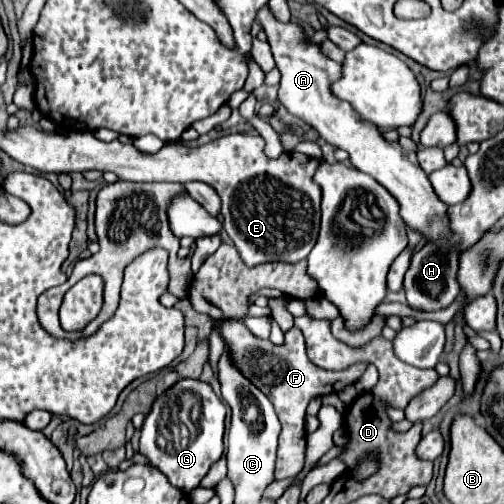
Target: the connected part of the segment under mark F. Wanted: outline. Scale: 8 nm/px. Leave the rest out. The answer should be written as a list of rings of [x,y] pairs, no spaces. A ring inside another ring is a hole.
[[[223,321],[219,329],[225,343],[229,345],[229,351],[233,353],[233,359],[237,361],[237,367],[269,397],[269,401],[273,403],[279,415],[281,435],[279,435],[279,447],[277,447],[275,479],[295,477],[305,463],[305,409],[309,401],[315,397],[343,391],[345,385],[355,383],[363,375],[367,365],[365,363],[353,365],[345,371],[327,371],[313,365],[307,357],[303,335],[297,327],[285,331],[283,345],[273,345],[271,341],[261,341],[259,337],[253,337],[243,323]]]

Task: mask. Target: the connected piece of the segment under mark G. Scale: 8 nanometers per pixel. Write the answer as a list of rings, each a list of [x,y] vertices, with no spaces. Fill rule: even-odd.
[[[181,379],[165,393],[157,395],[157,399],[151,405],[151,411],[147,413],[143,427],[141,427],[141,439],[139,439],[139,451],[171,481],[171,485],[179,487],[183,493],[189,493],[195,489],[201,479],[207,475],[209,467],[223,455],[223,431],[225,431],[225,403],[215,395],[213,387],[201,379]],[[191,391],[199,395],[199,403],[189,409],[191,427],[185,431],[175,433],[173,425],[169,423],[171,405],[169,405],[169,393],[181,393]]]

